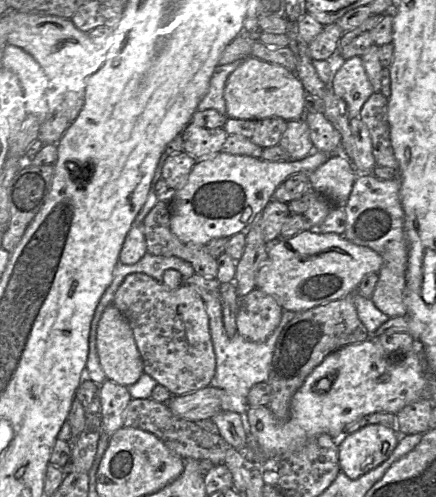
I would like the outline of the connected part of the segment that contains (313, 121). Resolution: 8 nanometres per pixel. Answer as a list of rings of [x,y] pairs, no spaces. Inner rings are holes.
[[[309,112],[304,115],[314,149],[323,152],[337,152],[340,149],[341,135],[322,112]]]

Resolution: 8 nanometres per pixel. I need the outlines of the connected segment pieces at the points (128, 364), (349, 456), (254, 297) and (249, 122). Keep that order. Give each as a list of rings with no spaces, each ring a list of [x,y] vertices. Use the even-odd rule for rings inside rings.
[[[113,304],[103,312],[97,329],[97,352],[107,379],[131,386],[144,373],[144,363],[135,341],[132,327],[124,314]]]
[[[383,424],[366,425],[337,441],[340,471],[351,480],[383,463],[399,442],[396,431]]]
[[[255,288],[239,299],[237,333],[249,341],[263,342],[280,323],[282,313],[273,296]]]
[[[227,117],[223,128],[228,135],[242,135],[262,148],[266,148],[279,144],[287,128],[287,121],[281,117],[265,119]]]

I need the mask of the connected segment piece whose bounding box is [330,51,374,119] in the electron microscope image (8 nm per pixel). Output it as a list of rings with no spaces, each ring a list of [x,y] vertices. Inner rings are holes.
[[[338,51],[334,63],[335,74],[330,88],[345,101],[349,119],[359,117],[364,103],[374,92],[362,58],[354,56],[343,59]]]

